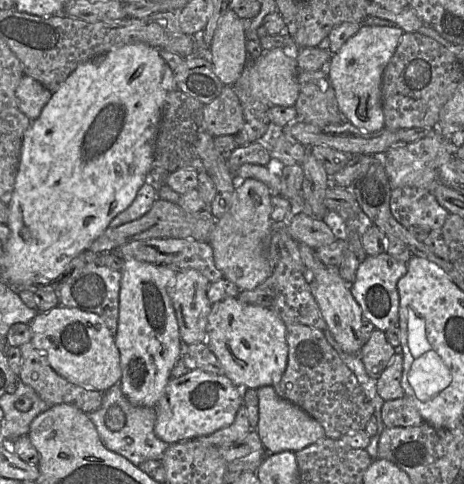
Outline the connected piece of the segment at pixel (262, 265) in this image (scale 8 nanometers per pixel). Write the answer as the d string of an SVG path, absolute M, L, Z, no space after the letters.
M247 178L235 188L229 210L216 220L208 243L213 249L214 262L223 278L233 282L241 291L254 290L272 274L268 259L269 237L276 223L271 218L271 192L266 184Z

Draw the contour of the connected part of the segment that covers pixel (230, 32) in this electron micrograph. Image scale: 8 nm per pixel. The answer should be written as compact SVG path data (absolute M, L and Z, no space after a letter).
M227 9L209 47L215 74L224 85L233 86L246 63L246 35L242 18Z

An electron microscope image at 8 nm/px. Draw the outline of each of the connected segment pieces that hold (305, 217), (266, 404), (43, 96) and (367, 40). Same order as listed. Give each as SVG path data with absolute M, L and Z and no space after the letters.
M305 212L294 213L285 227L295 241L305 243L314 249L337 240L324 220Z
M272 385L257 390L259 399L259 422L256 431L269 454L285 450L297 452L326 437L322 425L299 406L280 397Z
M24 75L16 89L18 108L32 121L37 119L52 92L34 78Z
M368 26L359 31L334 53L329 63L329 78L338 106L346 120L362 131L377 132L385 128L382 108L382 79L384 70L394 55L403 35L396 26Z

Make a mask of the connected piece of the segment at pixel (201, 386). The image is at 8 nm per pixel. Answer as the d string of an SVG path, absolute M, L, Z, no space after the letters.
M201 369L189 370L182 376L171 378L156 405L156 436L168 444L193 440L206 436L231 425L236 413L243 404L242 389L236 386L226 375L216 375Z

